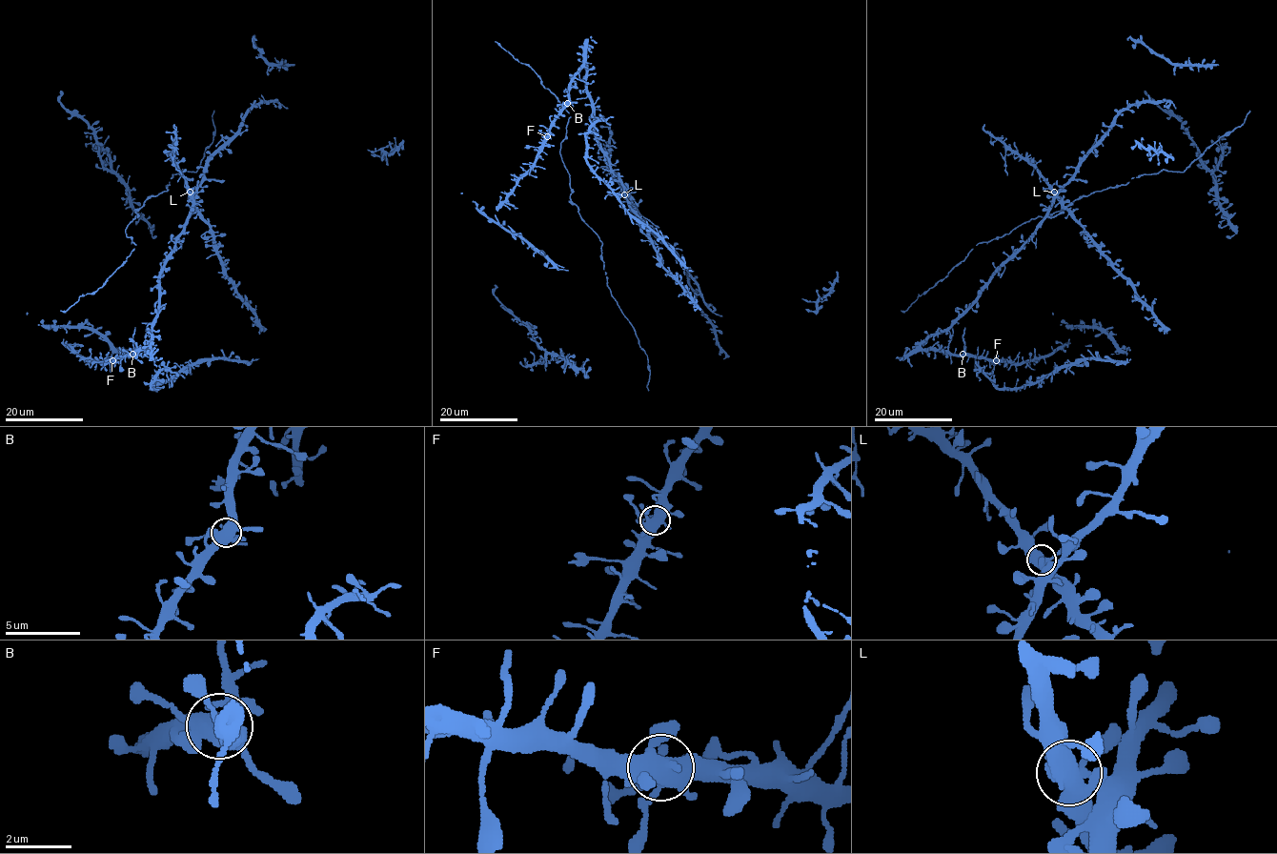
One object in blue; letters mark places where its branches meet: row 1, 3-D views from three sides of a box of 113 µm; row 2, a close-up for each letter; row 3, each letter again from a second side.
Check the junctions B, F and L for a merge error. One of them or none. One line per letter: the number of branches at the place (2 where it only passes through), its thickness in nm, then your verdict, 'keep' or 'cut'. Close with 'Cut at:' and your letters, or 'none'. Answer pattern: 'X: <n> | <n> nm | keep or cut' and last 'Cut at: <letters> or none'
B: 5 | 550 nm | keep
F: 9 | 500 nm | keep
L: 5 | 550 nm | cut
Cut at: L

